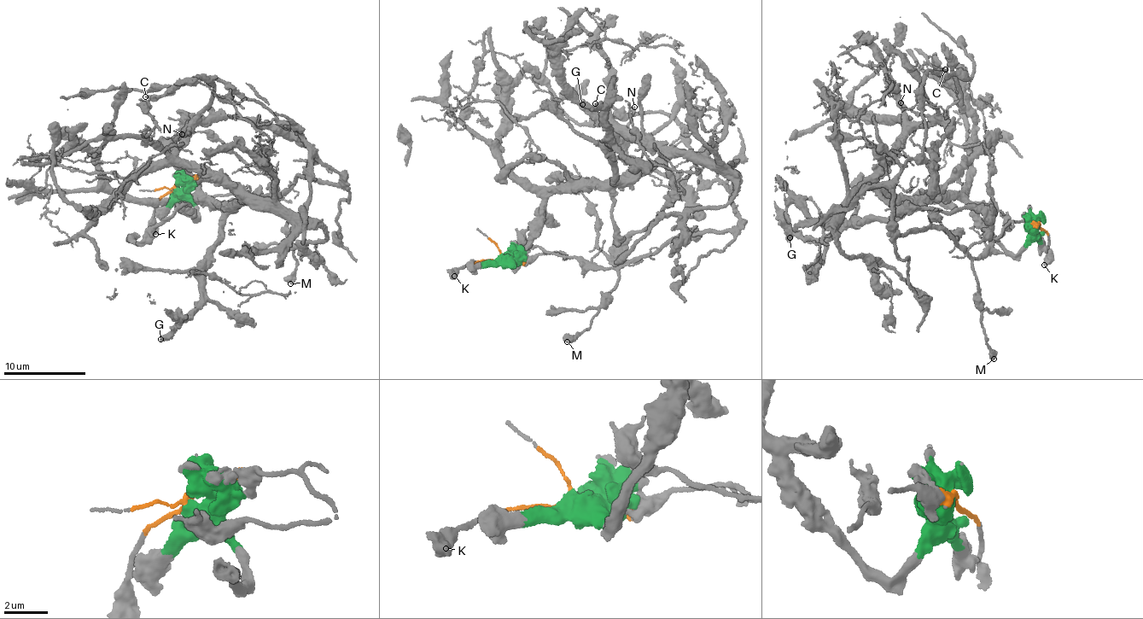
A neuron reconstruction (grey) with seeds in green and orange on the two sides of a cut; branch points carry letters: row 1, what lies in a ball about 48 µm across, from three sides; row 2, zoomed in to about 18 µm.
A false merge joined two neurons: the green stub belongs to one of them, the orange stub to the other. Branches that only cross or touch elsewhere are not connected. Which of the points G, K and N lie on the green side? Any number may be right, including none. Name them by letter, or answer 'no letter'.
G, N

